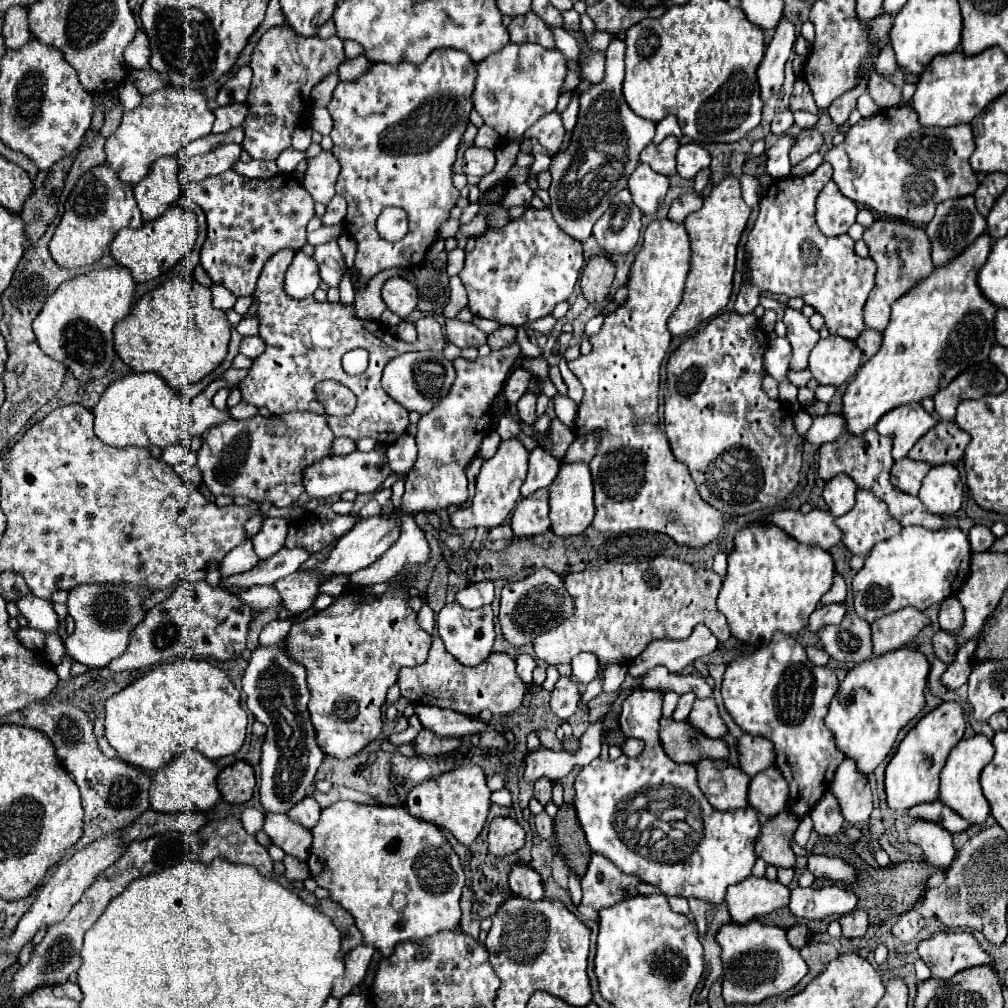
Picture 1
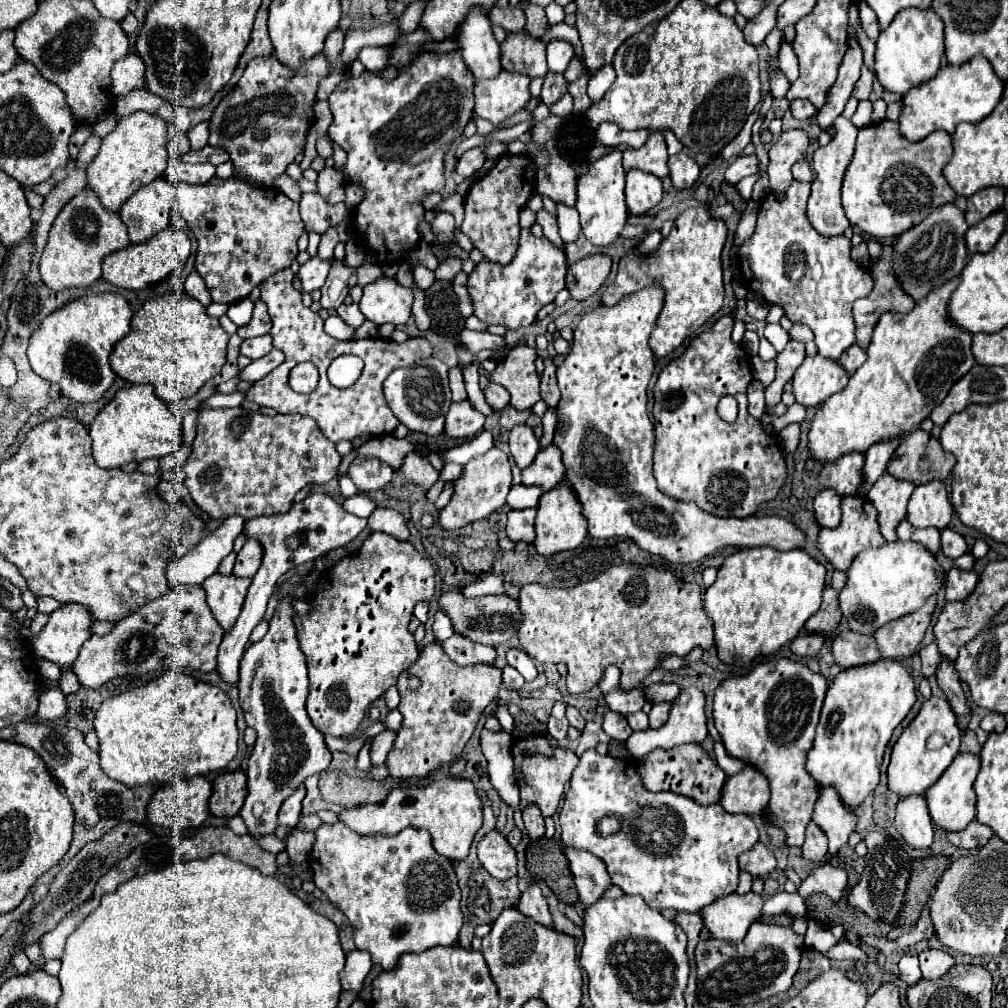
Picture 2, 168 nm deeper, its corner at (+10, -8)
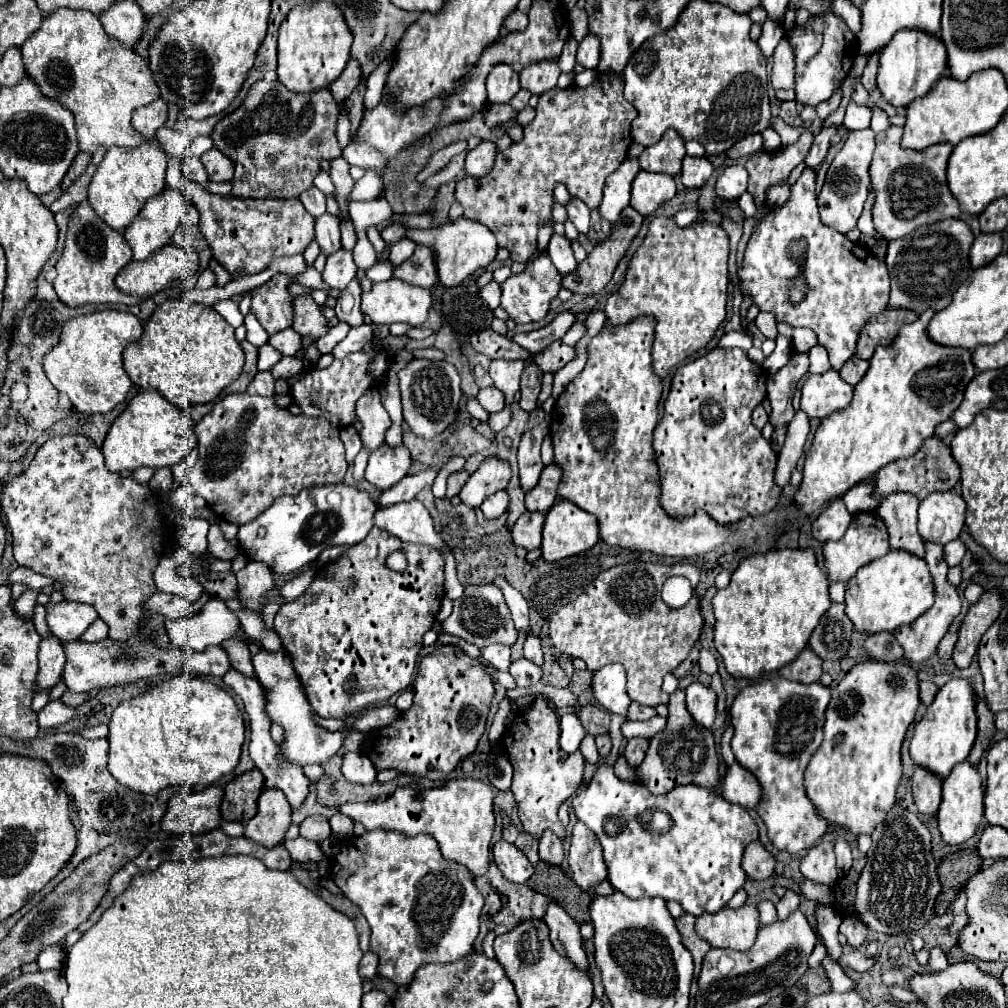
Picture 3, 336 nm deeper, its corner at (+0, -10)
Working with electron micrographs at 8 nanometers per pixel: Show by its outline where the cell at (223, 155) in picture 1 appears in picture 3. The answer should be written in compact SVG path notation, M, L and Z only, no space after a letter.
M190 155L182 159L182 177L188 181L194 181L194 183L200 183L200 185L208 183L208 175L204 171L204 165L200 163L198 157L190 157Z

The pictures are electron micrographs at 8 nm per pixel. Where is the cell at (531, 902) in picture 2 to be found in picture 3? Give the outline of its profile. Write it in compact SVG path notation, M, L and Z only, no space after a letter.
M550 903L544 915L544 923L550 927L550 941L554 949L560 955L568 957L576 965L576 969L588 973L590 961L582 947L580 925L574 919L568 919L568 915L564 915L564 909L556 907L556 903Z

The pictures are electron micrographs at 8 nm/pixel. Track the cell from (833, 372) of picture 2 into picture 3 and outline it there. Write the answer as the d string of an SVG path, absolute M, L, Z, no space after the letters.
M830 369L822 375L810 375L802 385L800 409L810 419L824 419L834 411L848 407L854 387L848 385L838 371Z

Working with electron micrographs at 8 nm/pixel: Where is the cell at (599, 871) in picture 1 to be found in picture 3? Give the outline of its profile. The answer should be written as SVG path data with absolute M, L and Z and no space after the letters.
M578 821L572 829L568 865L574 883L586 891L606 877L602 847L596 835L592 835L592 831L582 821Z

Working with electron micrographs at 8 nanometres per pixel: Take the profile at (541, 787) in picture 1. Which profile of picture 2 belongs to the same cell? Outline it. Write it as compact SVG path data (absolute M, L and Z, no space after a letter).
M528 805L522 811L522 819L524 819L524 825L526 825L526 833L530 835L532 841L544 837L544 817L542 817L542 813L536 805Z

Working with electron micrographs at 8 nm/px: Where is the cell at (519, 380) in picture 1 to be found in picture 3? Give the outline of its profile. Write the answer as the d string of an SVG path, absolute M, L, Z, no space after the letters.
M486 387L486 389L480 389L476 401L488 411L488 413L496 413L496 411L502 411L504 409L504 393L496 387Z

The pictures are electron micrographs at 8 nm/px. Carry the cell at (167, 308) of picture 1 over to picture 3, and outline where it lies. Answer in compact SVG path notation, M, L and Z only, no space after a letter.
M184 299L164 301L152 315L144 337L138 343L130 343L124 349L124 369L130 375L132 383L138 385L140 389L156 389L180 409L214 401L226 385L230 385L240 377L242 367L244 367L244 351L234 337L234 327L228 325L224 317L214 311L214 307L190 303Z

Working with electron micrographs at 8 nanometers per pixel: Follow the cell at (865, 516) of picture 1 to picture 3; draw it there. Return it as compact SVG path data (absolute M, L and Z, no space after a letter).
M872 511L856 513L842 539L824 543L824 565L826 565L828 579L832 579L832 581L848 581L848 579L852 579L856 575L856 571L860 567L868 565L874 559L884 557L888 551L890 551L888 533L886 533L886 527L884 527L884 521L880 519L880 515L876 515Z

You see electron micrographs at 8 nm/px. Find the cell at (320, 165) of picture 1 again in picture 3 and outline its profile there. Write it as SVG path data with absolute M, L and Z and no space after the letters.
M324 213L316 219L316 241L320 245L320 253L326 257L336 253L342 247L340 245L340 223L334 215Z

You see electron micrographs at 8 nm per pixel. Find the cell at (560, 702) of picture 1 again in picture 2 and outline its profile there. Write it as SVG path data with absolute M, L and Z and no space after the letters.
M566 707L566 717L568 717L568 723L572 725L572 727L576 727L576 729L584 729L584 717L580 715L580 711L576 709L576 707Z

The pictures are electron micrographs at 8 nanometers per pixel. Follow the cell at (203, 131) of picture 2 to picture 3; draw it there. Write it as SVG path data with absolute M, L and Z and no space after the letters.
M196 137L190 147L188 147L188 155L200 157L202 153L206 153L208 149L212 149L212 139L210 137Z

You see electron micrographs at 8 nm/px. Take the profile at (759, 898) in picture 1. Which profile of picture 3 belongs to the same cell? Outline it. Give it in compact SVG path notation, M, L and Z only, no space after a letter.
M742 905L738 909L720 909L718 913L700 915L696 919L696 933L712 947L748 951L754 945L760 921L756 905Z

